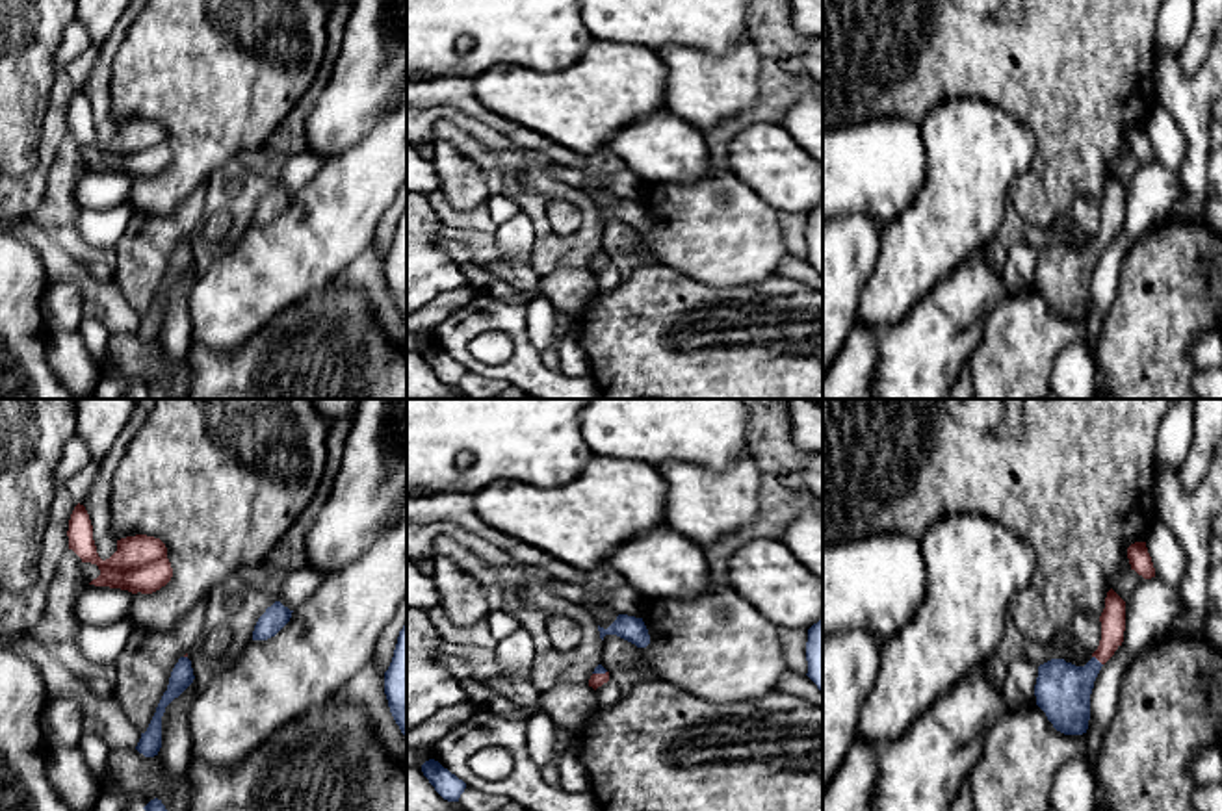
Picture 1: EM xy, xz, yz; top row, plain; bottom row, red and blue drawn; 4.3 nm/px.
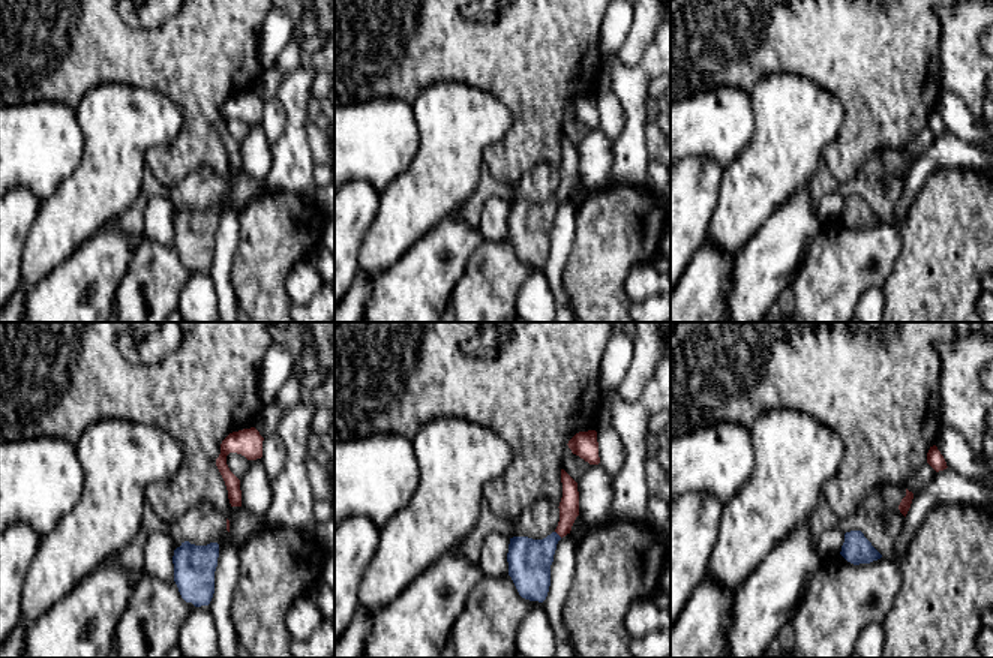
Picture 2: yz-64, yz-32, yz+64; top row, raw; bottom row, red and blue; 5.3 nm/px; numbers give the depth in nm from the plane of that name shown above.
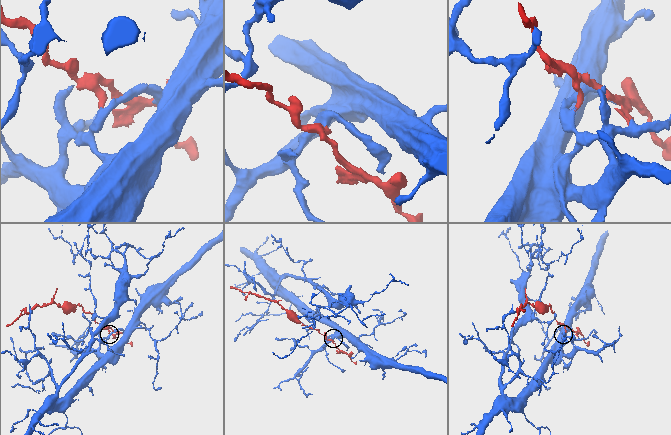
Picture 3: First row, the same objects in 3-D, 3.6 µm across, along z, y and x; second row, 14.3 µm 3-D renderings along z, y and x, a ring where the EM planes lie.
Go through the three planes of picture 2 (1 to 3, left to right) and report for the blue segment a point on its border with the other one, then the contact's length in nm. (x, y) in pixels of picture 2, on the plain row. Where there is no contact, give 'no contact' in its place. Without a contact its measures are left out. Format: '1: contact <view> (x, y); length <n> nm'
1: no contact
2: contact yz-32 (558, 198); length 50 nm
3: no contact

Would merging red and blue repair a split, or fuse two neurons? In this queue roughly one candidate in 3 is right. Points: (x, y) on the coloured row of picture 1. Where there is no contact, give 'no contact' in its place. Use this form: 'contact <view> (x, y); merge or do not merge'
contact yz (1098, 659); merge

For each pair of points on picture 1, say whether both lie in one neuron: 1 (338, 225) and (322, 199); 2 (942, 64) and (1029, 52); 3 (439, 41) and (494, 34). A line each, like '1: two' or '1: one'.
1: one
2: one
3: one

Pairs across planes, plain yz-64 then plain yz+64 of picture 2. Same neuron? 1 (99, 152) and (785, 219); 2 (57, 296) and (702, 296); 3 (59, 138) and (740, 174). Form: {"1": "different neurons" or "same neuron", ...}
{"1": "different neurons", "2": "different neurons", "3": "different neurons"}

